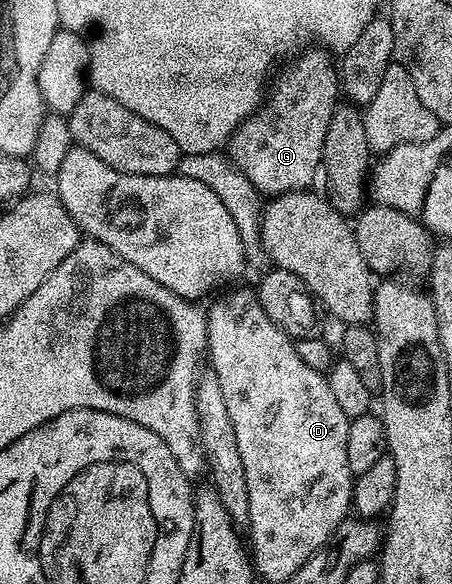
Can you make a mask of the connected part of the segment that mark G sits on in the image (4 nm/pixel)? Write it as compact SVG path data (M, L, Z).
M306 48L294 65L272 78L273 86L271 81L261 106L227 142L229 161L266 198L308 190L312 186L309 184L319 177L327 123L331 123L331 115L339 104L339 69L334 58L332 61L328 56L332 57L324 48Z

